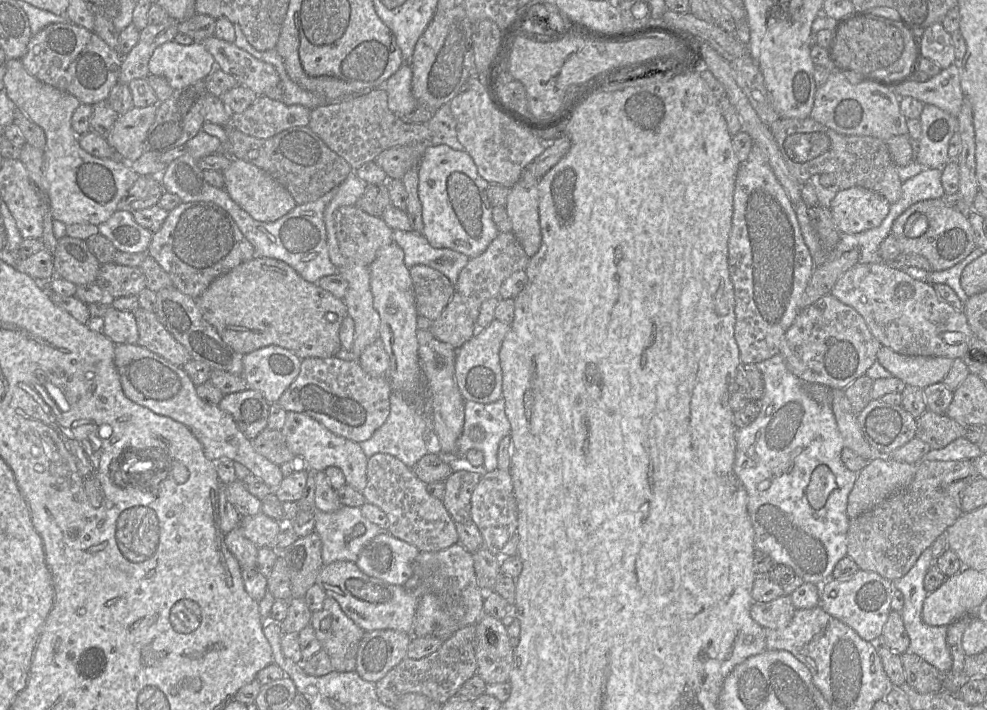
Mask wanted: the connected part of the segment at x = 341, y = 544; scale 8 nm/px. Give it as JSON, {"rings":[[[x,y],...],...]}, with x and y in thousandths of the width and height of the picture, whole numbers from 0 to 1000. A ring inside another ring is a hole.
{"rings":[[[348,711],[338,721],[328,721],[319,718],[318,748],[323,754],[326,763],[326,789],[328,796],[339,790],[361,792],[367,773],[382,754],[393,749],[392,745],[375,735],[366,721],[365,714],[356,714]],[[362,738],[368,738],[370,751],[356,758],[359,742]]]}

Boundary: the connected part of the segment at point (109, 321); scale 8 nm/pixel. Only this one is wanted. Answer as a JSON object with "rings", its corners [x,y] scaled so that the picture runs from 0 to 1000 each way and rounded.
{"rings":[[[113,431],[104,445],[104,470],[116,485],[138,485],[140,461],[135,439],[124,438]]]}

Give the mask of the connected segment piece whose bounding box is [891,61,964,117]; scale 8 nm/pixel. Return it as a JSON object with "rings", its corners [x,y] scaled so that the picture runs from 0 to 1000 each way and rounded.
{"rings":[[[970,86],[938,115],[925,113],[903,127],[911,137],[921,135],[936,146],[946,148],[966,165],[971,163],[977,142]]]}

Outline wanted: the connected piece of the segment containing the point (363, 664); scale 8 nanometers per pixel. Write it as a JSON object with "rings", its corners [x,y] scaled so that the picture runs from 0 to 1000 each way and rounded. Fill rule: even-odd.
{"rings":[[[398,886],[370,890],[363,918],[360,945],[376,962],[387,956],[412,925],[417,893]]]}

